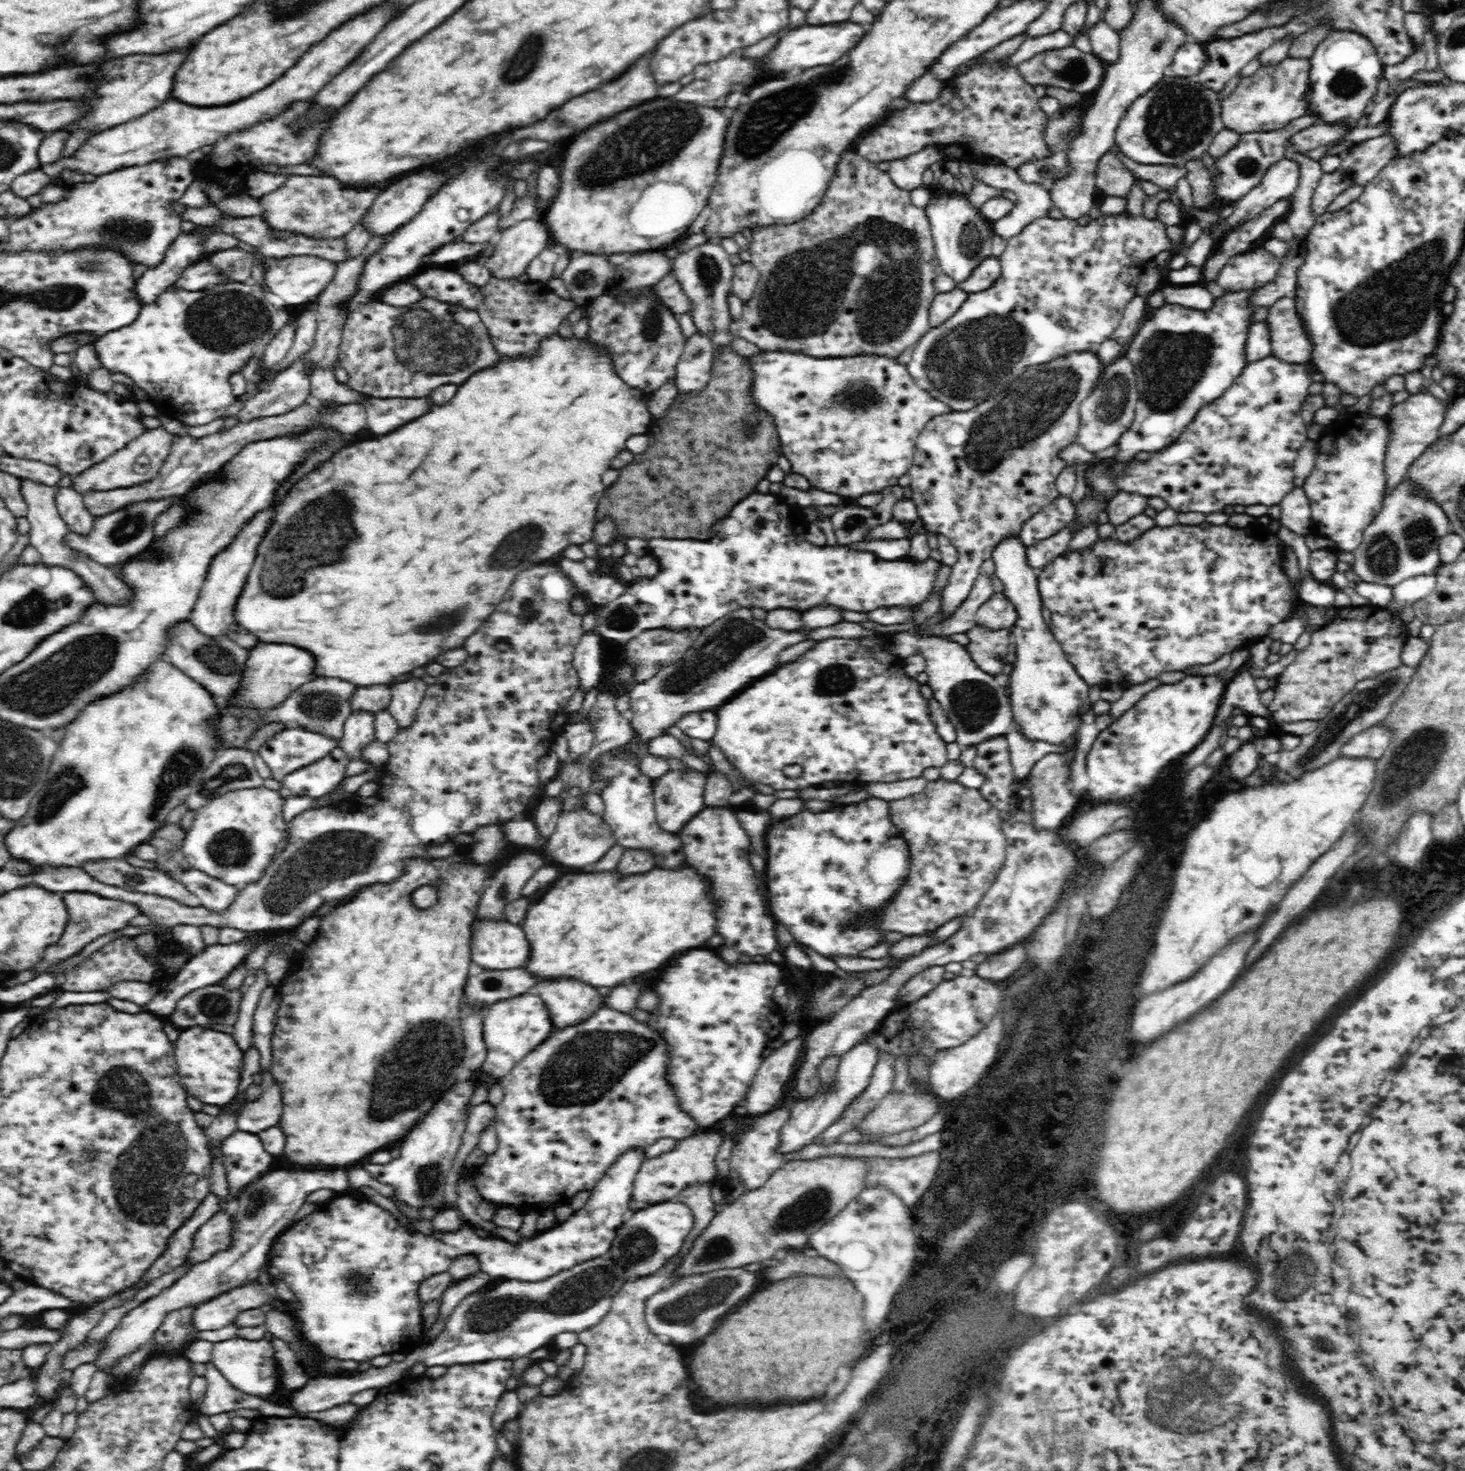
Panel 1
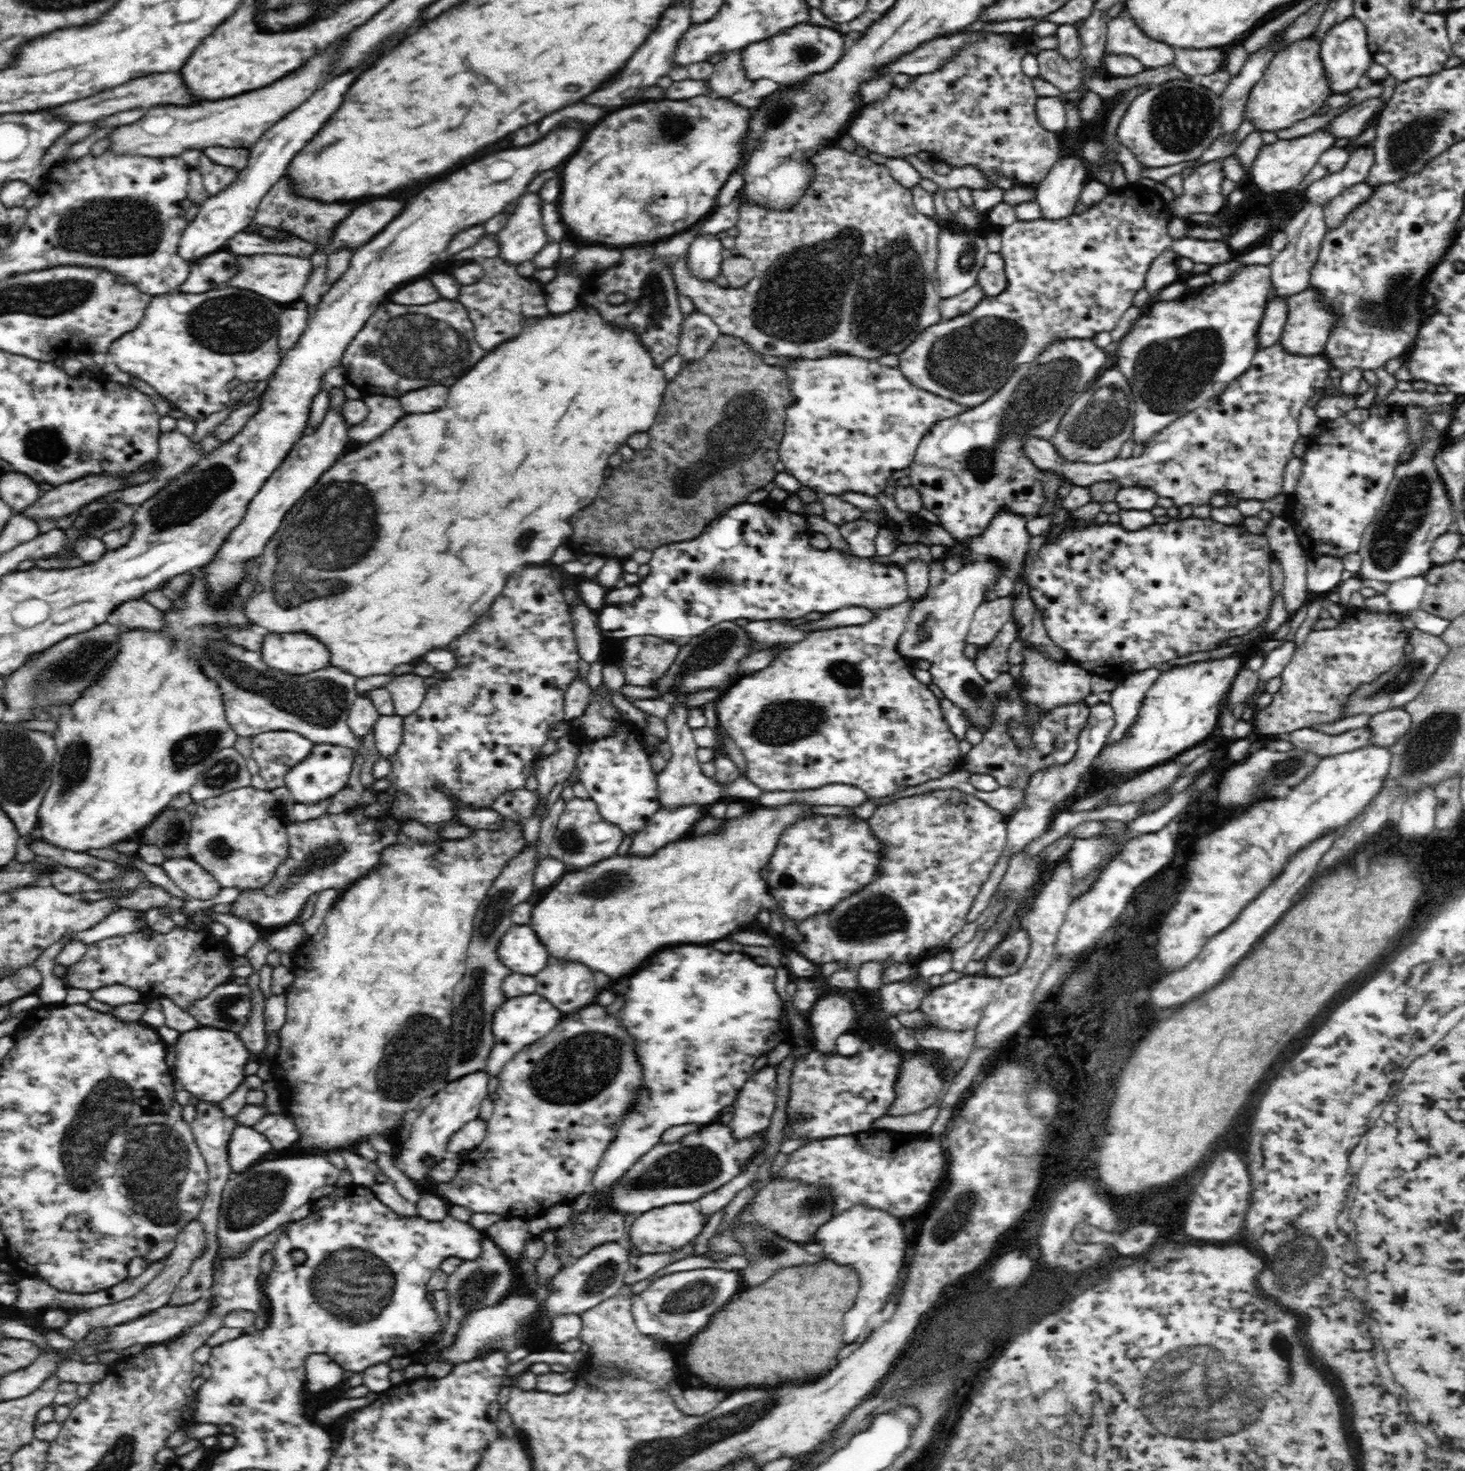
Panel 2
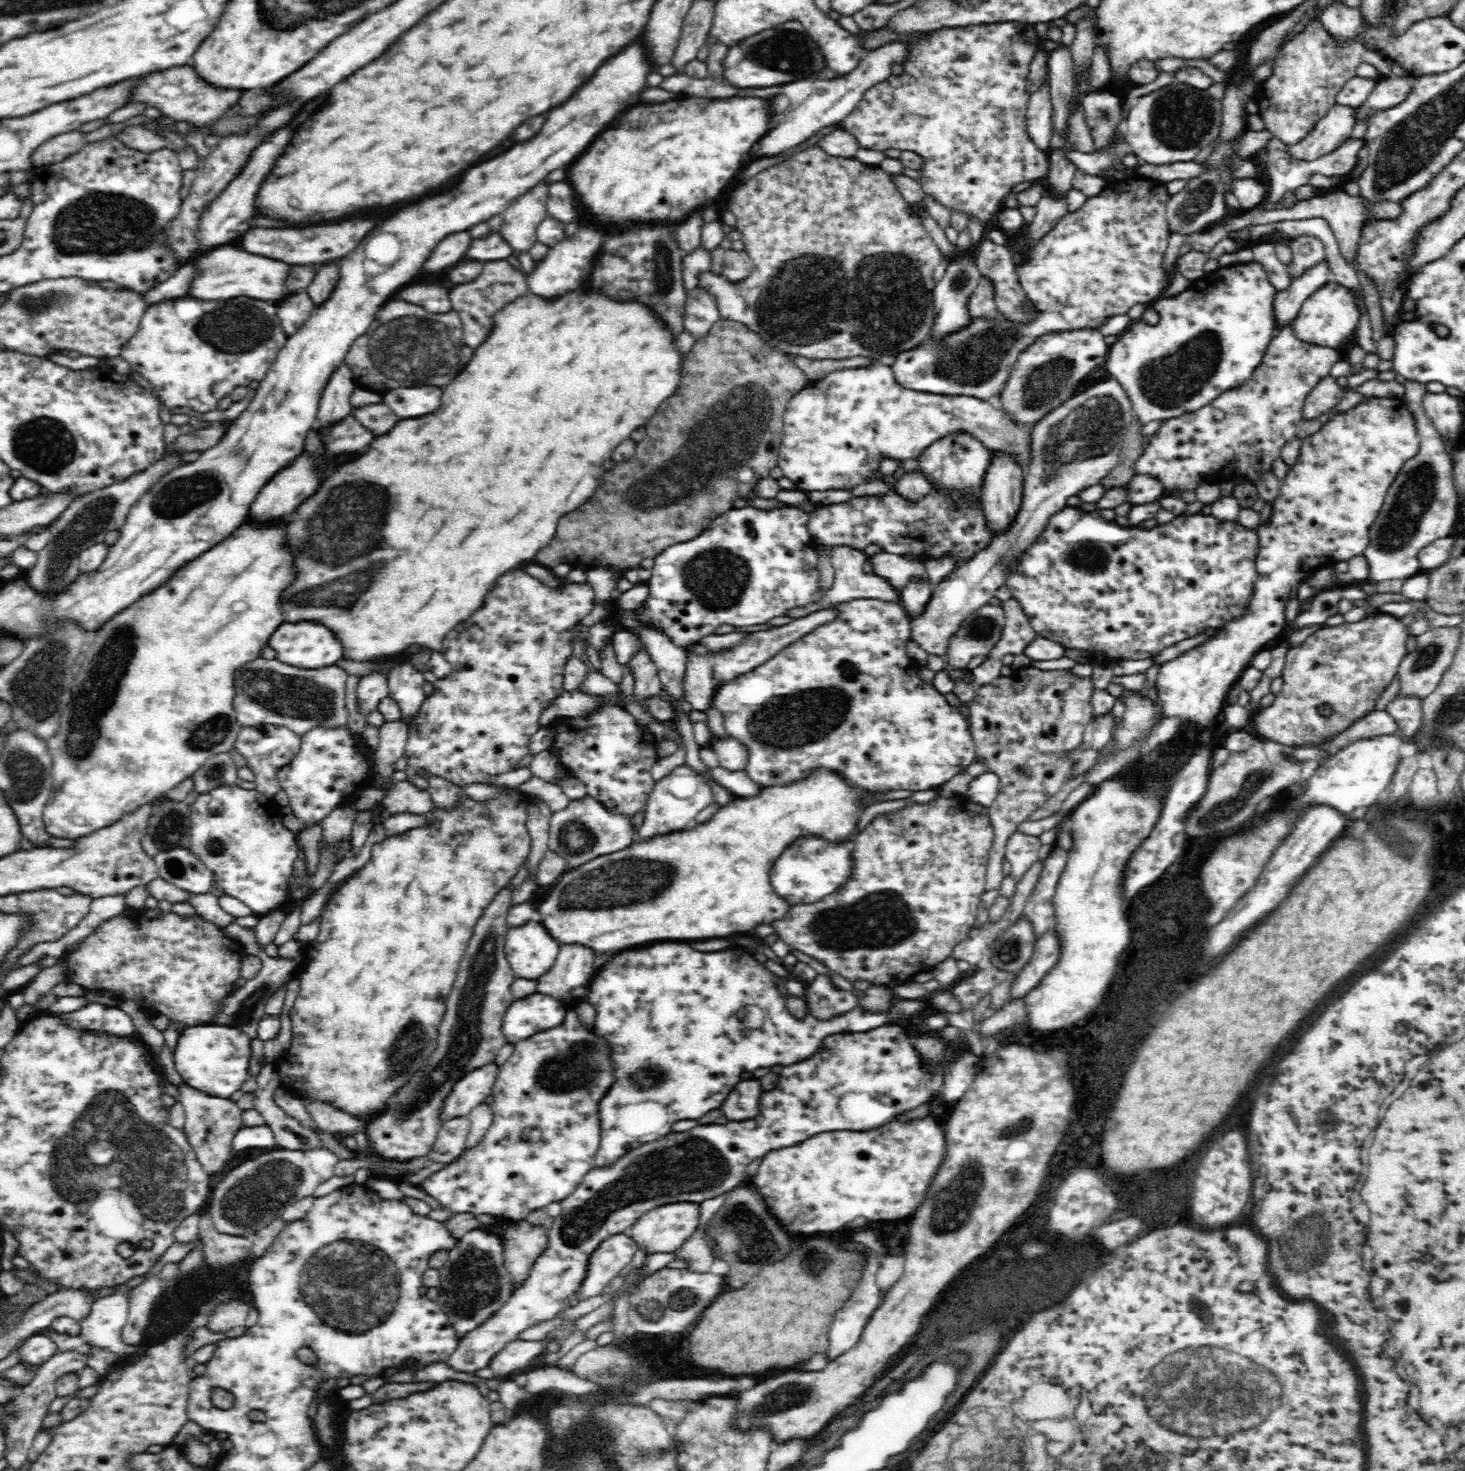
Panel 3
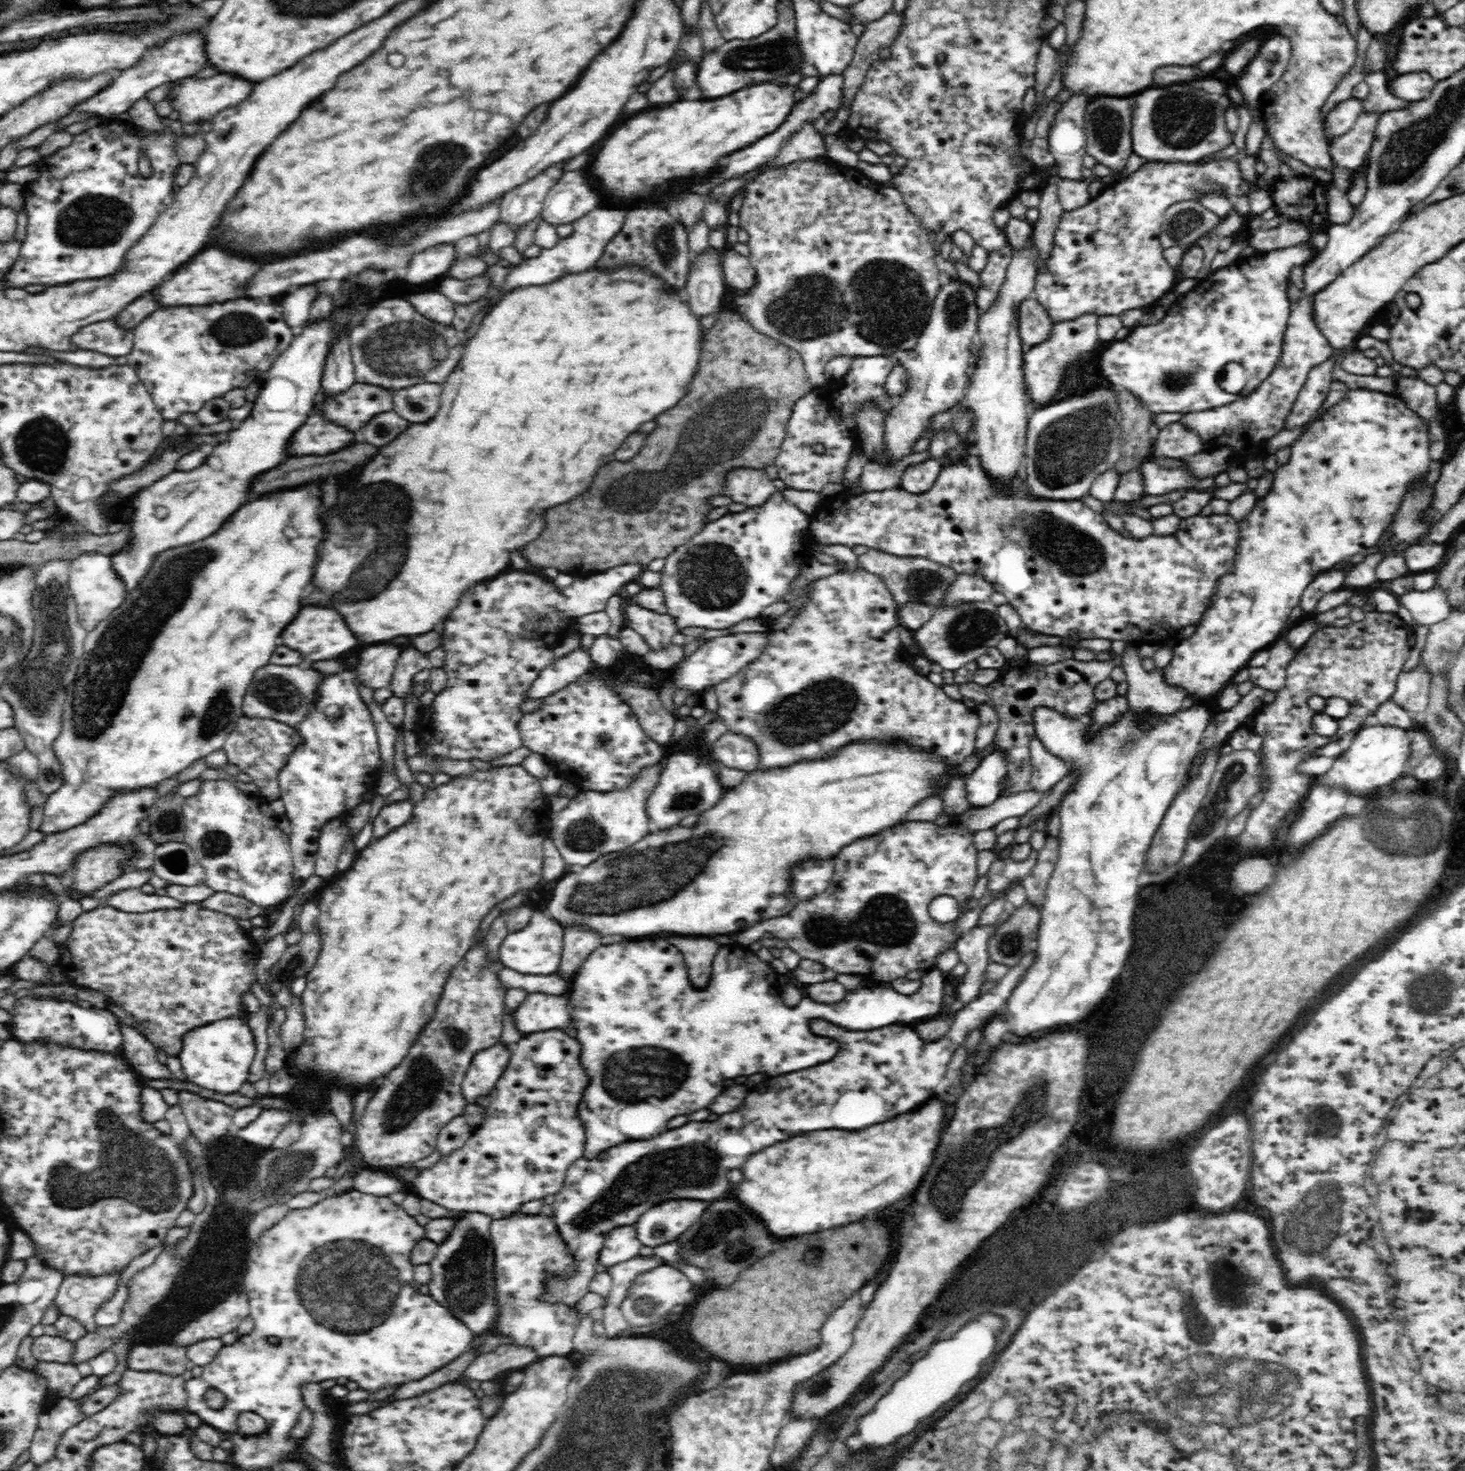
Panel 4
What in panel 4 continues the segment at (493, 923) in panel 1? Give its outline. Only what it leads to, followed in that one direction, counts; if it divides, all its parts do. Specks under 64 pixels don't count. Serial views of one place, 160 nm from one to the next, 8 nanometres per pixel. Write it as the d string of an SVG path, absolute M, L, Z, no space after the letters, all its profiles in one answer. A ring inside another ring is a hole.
M534 912L532 922L514 934L508 934L500 946L500 962L504 962L508 968L522 972L522 974L554 975L559 970L558 962L562 958L562 930L564 926L558 926L554 918L544 916L542 912Z

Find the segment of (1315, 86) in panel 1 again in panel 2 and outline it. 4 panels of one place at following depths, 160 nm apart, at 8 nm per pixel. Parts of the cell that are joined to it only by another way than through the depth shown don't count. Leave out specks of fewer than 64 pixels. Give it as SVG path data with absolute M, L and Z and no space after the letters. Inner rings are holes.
M1350 16L1344 22L1336 24L1332 30L1328 30L1324 40L1319 44L1319 62L1331 94L1350 94L1363 88L1366 83L1373 82L1368 78L1368 68L1372 66L1373 58L1369 38L1361 22Z

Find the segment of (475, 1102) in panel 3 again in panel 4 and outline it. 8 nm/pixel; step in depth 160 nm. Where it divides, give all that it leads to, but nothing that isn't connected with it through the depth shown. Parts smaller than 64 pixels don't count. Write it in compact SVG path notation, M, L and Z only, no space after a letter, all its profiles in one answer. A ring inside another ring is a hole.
M500 1041L474 1054L461 1084L467 1102L474 1104L478 1096L490 1094L491 1089L496 1086L498 1079L506 1070L507 1064L510 1063L511 1051L512 1046Z

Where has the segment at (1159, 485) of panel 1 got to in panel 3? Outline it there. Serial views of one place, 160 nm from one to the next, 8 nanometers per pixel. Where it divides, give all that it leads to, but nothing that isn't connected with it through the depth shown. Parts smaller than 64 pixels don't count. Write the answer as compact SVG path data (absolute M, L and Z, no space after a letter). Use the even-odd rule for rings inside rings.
M1294 323L1280 327L1277 336L1270 341L1262 362L1254 374L1241 386L1227 390L1218 395L1210 404L1194 412L1163 421L1158 432L1145 446L1144 452L1138 458L1133 468L1135 474L1149 474L1157 478L1166 490L1195 490L1206 476L1222 476L1222 478L1246 478L1258 480L1262 472L1270 470L1274 460L1280 459L1280 450L1287 442L1295 440L1296 428L1300 426L1302 406L1305 398L1322 378L1330 375L1334 364L1341 358L1338 349L1303 342L1296 337ZM875 359L862 368L830 372L824 380L808 388L804 386L790 399L786 414L783 414L783 438L777 466L782 469L783 476L791 480L794 488L802 491L849 490L878 472L878 462L882 456L894 460L916 458L938 439L953 434L969 434L991 451L1009 452L1020 465L1026 464L1030 458L1031 440L1027 429L1010 422L1010 416L1000 411L995 400L986 402L968 396L948 397L906 389L896 381L891 366L885 366Z

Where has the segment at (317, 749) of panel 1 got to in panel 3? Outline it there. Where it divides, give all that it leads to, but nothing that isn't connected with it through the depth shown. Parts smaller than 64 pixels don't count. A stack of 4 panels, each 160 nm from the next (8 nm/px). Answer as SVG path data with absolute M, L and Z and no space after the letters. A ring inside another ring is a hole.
M258 724L258 726L241 726L234 742L233 749L238 751L246 760L246 766L256 776L255 790L264 795L274 796L281 791L277 780L277 772L286 766L300 748L300 735L279 724Z

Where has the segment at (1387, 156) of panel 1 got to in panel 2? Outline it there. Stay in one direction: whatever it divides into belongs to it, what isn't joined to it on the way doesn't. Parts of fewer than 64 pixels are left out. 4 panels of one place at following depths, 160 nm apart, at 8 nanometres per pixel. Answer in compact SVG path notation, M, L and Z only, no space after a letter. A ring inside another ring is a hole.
M1372 144L1360 148L1356 147L1349 151L1348 160L1342 170L1333 172L1320 180L1315 180L1302 190L1302 200L1299 207L1284 229L1288 237L1286 247L1272 258L1272 262L1269 264L1271 286L1276 292L1276 298L1286 299L1308 288L1310 271L1317 259L1319 244L1327 229L1324 218L1326 204L1351 186L1366 183L1366 178L1370 176L1374 162L1376 162L1376 151L1374 151Z

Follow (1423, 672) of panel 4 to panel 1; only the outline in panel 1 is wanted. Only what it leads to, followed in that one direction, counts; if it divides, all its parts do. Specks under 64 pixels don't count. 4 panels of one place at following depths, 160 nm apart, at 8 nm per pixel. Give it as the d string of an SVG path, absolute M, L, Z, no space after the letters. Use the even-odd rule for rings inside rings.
M1375 725L1356 736L1340 747L1339 756L1344 758L1370 758L1378 760L1387 749L1389 730Z

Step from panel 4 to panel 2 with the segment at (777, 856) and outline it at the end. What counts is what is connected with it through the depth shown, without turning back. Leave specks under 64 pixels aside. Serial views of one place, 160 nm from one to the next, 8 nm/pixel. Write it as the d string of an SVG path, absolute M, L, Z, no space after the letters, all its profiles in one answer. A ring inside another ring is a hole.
M786 806L786 808L776 808L776 810L756 810L756 812L750 812L746 814L744 818L738 818L738 820L732 820L730 818L730 830L728 826L724 828L726 832L718 832L718 834L710 834L710 836L700 836L700 838L690 838L686 836L686 840L674 841L674 844L668 844L662 852L654 854L654 858L646 858L646 862L638 862L638 858L628 858L628 856L614 855L608 860L598 862L598 866L592 866L592 868L586 868L582 872L572 872L572 874L566 874L546 896L544 900L540 900L534 910L532 910L532 918L530 918L530 928L534 930L536 938L540 940L540 944L544 946L546 944L546 950L548 950L548 958L552 960L562 960L562 962L578 962L578 964L584 964L588 970L592 972L602 972L606 974L608 978L626 978L626 976L632 976L636 974L640 968L648 966L650 960L662 952L662 950L668 950L668 948L674 948L674 946L682 946L682 944L708 944L708 942L714 942L714 940L720 940L724 938L726 934L730 934L734 930L734 926L742 926L742 922L750 922L750 918L756 918L756 915L764 909L768 908L769 913L774 912L780 916L785 926L786 936L791 937L795 941L801 941L802 937L798 935L798 930L794 926L794 922L786 920L780 907L776 905L775 900L772 900L766 892L766 884L760 873L762 868L766 867L767 862L770 860L772 853L774 853L774 846L778 844L778 835L782 832L782 826L786 826L786 822L794 822L794 818L798 818L798 814L804 814L802 810L806 806Z

